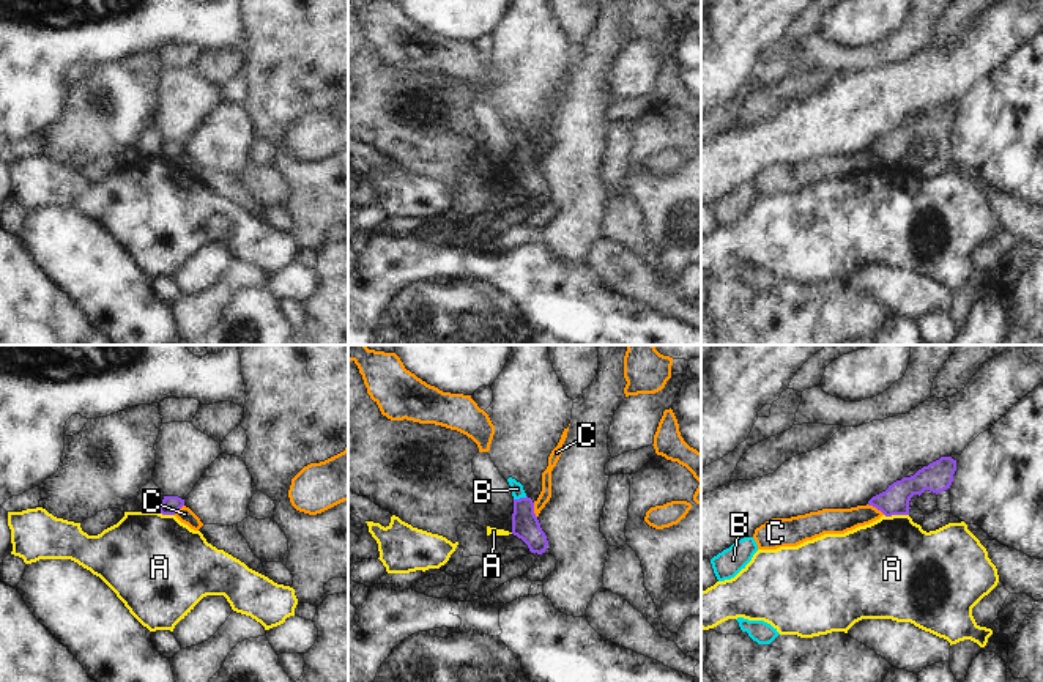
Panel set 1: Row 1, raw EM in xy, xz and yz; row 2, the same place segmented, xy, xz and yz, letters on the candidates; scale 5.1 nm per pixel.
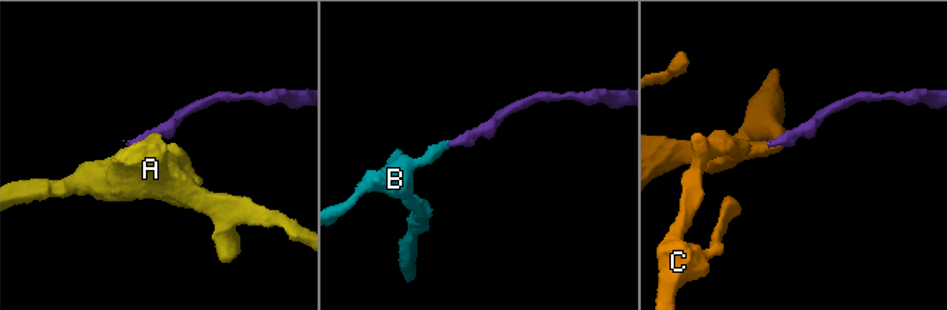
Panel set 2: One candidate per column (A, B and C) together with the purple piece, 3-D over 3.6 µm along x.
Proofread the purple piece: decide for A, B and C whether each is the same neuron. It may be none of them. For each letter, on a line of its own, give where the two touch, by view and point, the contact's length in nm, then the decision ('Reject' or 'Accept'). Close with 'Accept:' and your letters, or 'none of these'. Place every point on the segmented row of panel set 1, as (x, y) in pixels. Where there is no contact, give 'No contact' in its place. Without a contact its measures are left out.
A: Touches purple at yz (897, 514). Shared border 130 nm. Reject
B: Touches purple at xz (520, 498). Shared border 70 nm. Accept
C: Touches purple at yz (876, 507). Shared border 110 nm. Reject
Accept: B.

